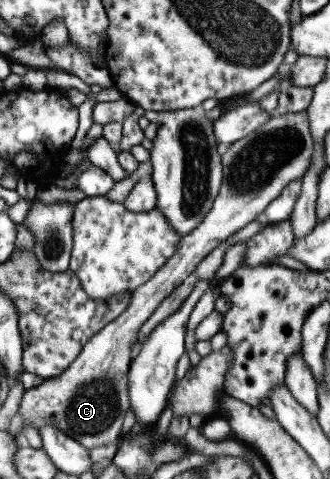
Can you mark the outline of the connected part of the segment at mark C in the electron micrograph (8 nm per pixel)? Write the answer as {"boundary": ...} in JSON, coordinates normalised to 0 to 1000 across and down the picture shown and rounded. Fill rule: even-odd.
{"boundary":[[[927,230],[824,242],[797,263],[712,292],[667,324],[676,380],[606,468],[548,495],[536,524],[500,553],[436,595],[397,610],[394,633],[370,658],[276,701],[206,768],[67,820],[52,852],[67,887],[109,898],[133,887],[158,887],[264,937],[364,916],[373,873],[391,852],[385,768],[394,733],[418,714],[424,681],[479,643],[479,635],[588,566],[609,539],[715,480],[764,463],[867,384],[924,363],[948,313]]]}

